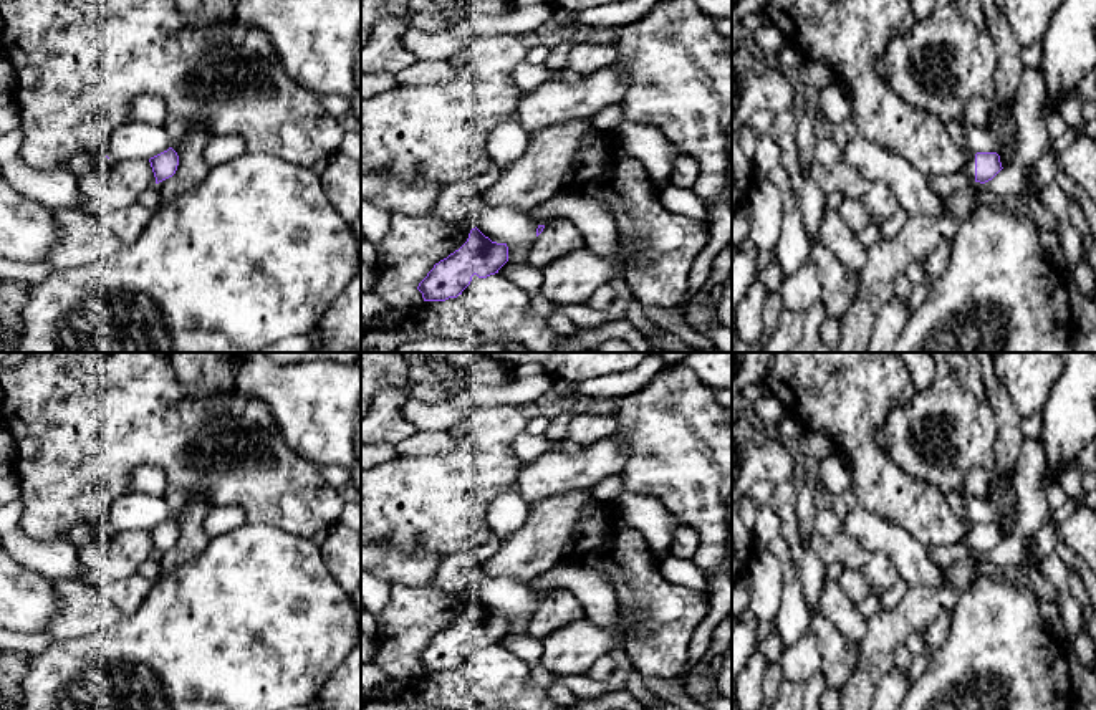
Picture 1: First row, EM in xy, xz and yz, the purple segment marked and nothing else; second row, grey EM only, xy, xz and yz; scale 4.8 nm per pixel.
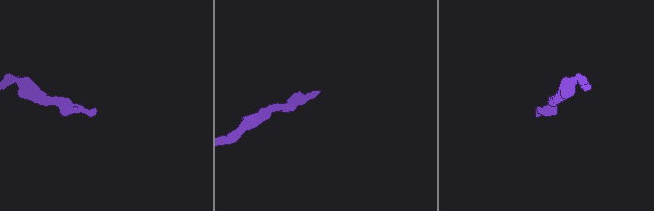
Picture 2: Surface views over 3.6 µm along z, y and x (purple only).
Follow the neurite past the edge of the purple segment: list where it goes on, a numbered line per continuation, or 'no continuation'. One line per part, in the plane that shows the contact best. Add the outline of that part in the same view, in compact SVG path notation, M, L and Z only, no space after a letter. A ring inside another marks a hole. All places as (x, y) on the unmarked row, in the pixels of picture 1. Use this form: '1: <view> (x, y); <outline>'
1: yz (969, 542); M969 525L969 533L964 541L970 553L975 553L975 525Z

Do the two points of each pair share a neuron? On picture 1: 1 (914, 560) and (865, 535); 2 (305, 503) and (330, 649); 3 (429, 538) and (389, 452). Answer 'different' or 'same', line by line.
1: same
2: different
3: different

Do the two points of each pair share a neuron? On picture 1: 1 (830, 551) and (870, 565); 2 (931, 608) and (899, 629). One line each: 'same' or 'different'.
1: same
2: same

